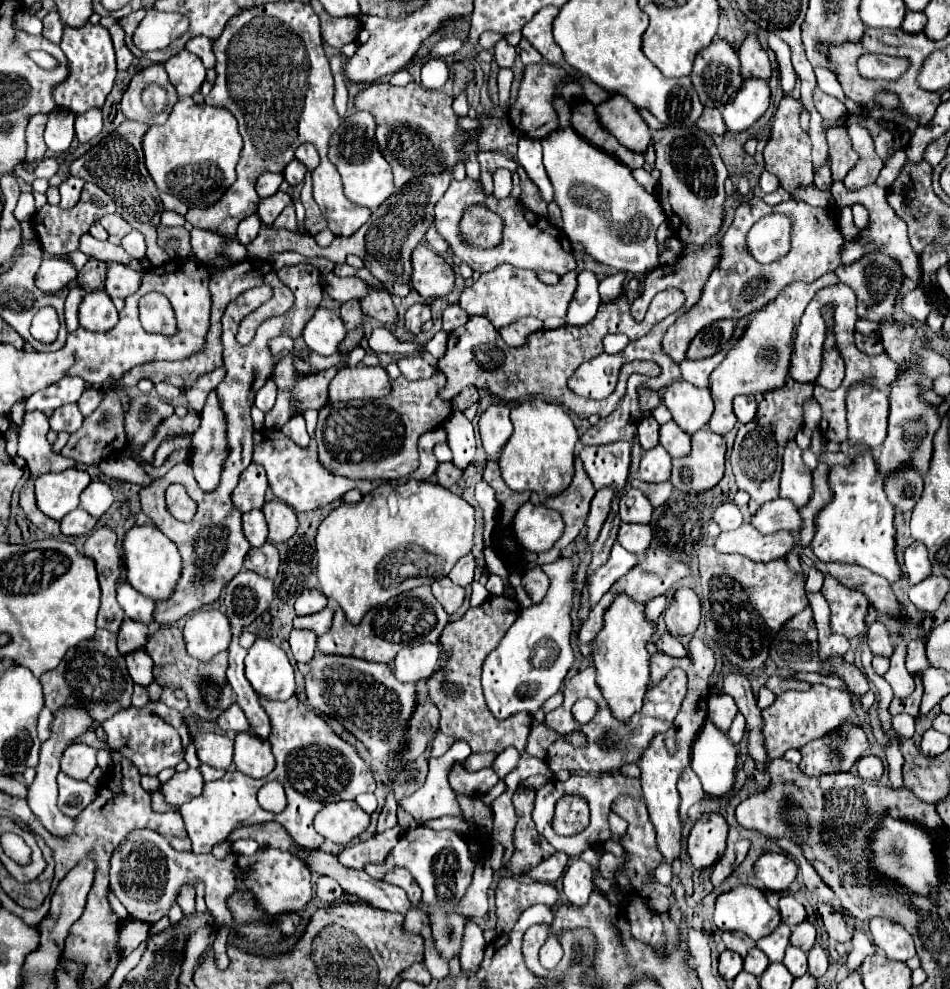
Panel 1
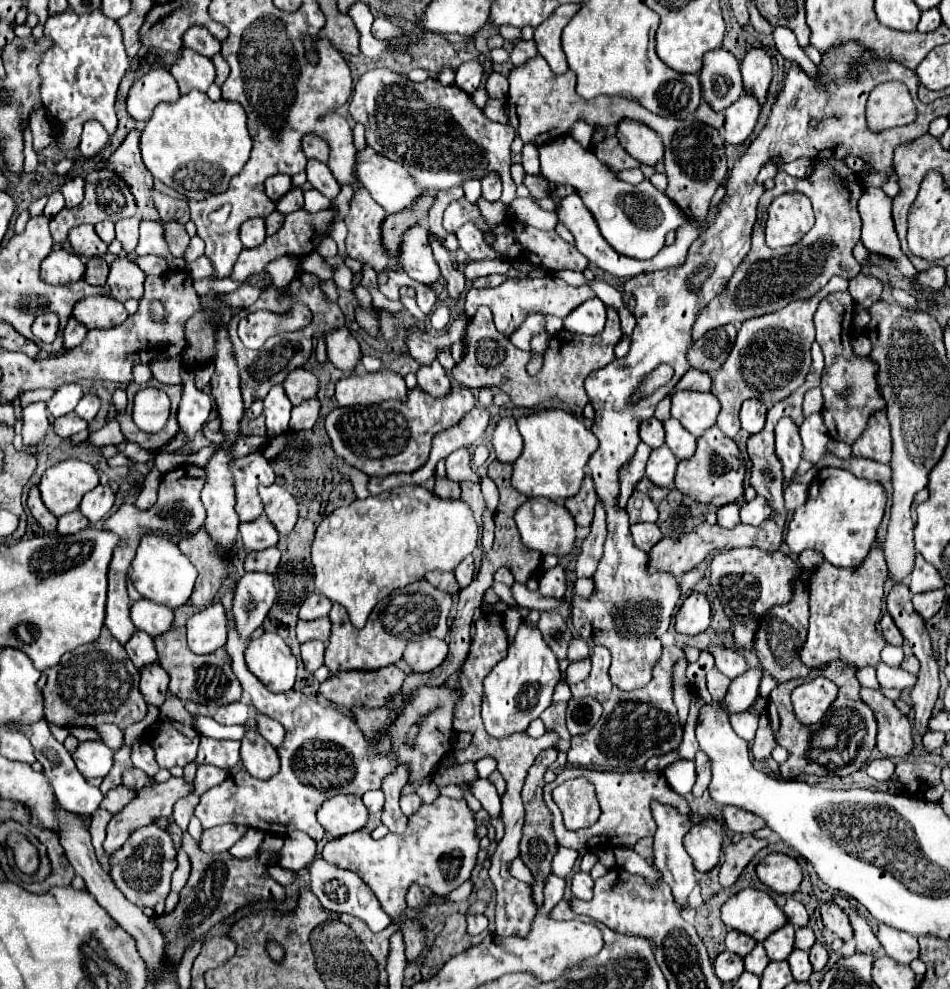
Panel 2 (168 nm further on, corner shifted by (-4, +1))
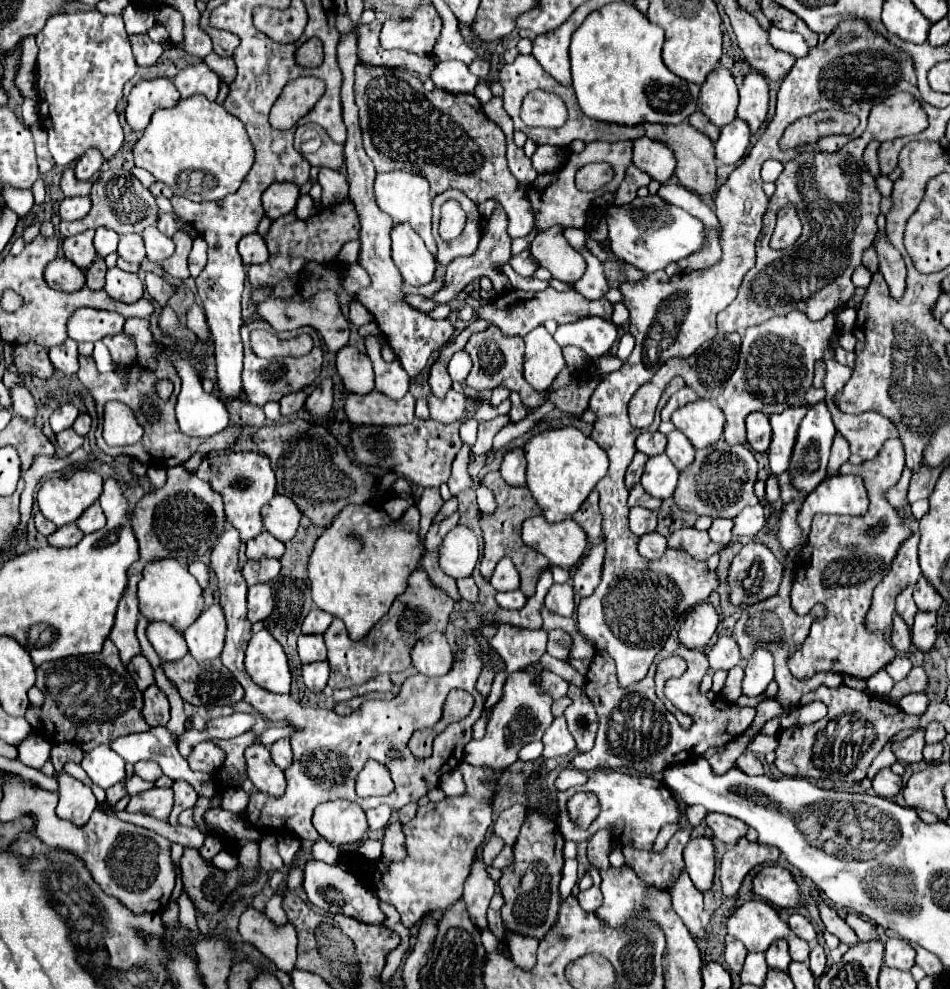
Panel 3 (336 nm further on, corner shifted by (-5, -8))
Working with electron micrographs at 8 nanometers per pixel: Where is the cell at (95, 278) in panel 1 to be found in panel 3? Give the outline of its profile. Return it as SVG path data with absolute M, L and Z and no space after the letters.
M98 256L94 260L94 264L86 270L86 286L90 290L102 290L104 288L104 282L106 282L106 264L104 264L104 258Z

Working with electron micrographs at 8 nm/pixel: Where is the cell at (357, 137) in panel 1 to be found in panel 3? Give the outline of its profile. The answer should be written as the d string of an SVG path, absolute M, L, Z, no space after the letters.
M402 170L380 172L376 174L376 180L374 180L374 196L376 196L378 208L390 214L394 222L410 224L422 236L422 240L426 242L426 248L436 256L436 240L432 236L432 208L430 208L432 196L430 196L430 184L426 178L418 174L402 172Z

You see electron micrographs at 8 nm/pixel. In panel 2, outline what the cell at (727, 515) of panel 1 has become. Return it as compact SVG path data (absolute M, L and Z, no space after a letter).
M729 503L729 505L717 509L717 525L725 527L725 529L733 529L739 523L741 521L739 521L739 505L737 503Z

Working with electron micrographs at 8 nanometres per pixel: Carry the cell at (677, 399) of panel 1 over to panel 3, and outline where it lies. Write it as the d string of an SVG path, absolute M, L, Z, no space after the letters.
M696 400L678 408L672 414L672 424L692 442L694 448L706 448L708 444L720 440L724 414L714 402Z

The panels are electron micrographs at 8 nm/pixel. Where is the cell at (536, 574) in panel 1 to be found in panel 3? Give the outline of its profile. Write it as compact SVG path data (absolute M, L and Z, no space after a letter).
M554 584L546 594L546 608L560 616L574 614L574 590L568 584Z

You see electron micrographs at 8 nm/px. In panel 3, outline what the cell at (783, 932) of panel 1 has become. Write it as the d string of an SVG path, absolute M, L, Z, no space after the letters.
M776 940L774 944L770 944L770 948L766 950L766 962L768 968L776 968L776 970L788 970L792 958L788 954L788 940Z

